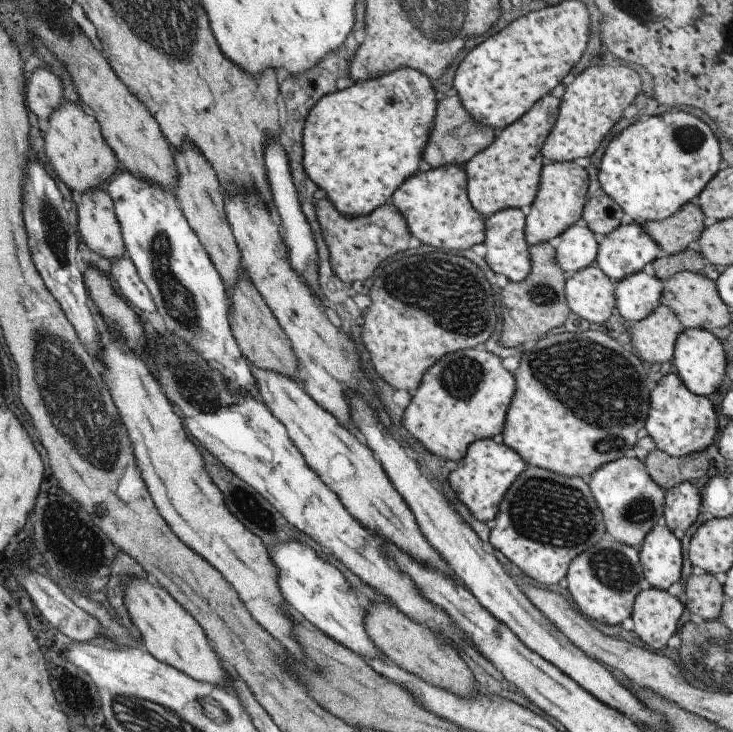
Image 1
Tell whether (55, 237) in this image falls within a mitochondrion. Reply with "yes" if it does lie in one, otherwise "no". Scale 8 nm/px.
yes

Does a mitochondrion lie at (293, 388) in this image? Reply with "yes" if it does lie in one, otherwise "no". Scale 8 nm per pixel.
no

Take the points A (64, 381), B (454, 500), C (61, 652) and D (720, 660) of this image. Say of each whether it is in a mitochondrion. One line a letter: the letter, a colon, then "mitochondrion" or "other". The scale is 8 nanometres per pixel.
A: mitochondrion
B: other
C: other
D: mitochondrion

